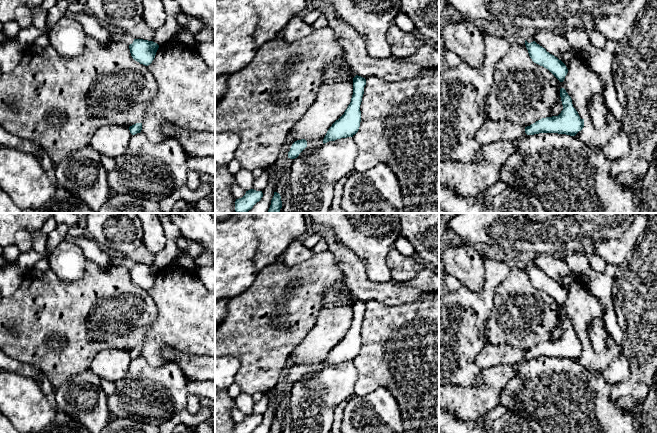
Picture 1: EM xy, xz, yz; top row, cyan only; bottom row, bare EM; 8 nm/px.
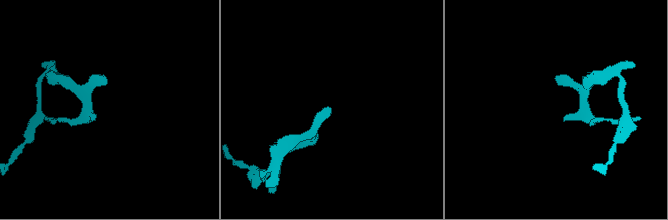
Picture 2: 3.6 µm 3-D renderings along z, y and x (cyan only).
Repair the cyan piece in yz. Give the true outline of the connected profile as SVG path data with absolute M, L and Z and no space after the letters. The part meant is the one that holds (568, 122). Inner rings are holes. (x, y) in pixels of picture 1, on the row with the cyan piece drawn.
M564 88L560 89L560 97L563 110L558 116L542 118L530 126L525 127L527 135L539 133L558 133L575 136L584 127L584 119L581 119L573 107L572 99Z

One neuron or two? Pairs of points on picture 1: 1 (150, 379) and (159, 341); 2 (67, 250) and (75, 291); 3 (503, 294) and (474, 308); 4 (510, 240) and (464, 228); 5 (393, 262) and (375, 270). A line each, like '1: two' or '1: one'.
1: two
2: two
3: two
4: one
5: two

